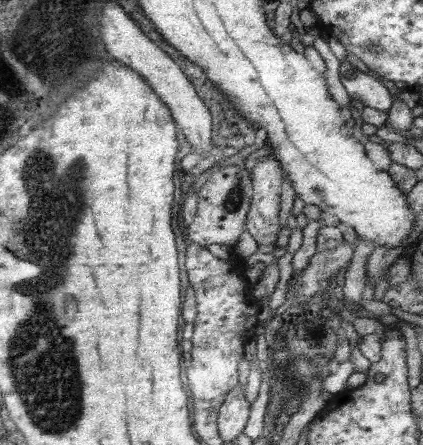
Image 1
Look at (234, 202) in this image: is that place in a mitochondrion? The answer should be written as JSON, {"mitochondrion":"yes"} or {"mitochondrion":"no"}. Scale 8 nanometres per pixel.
{"mitochondrion":"yes"}

